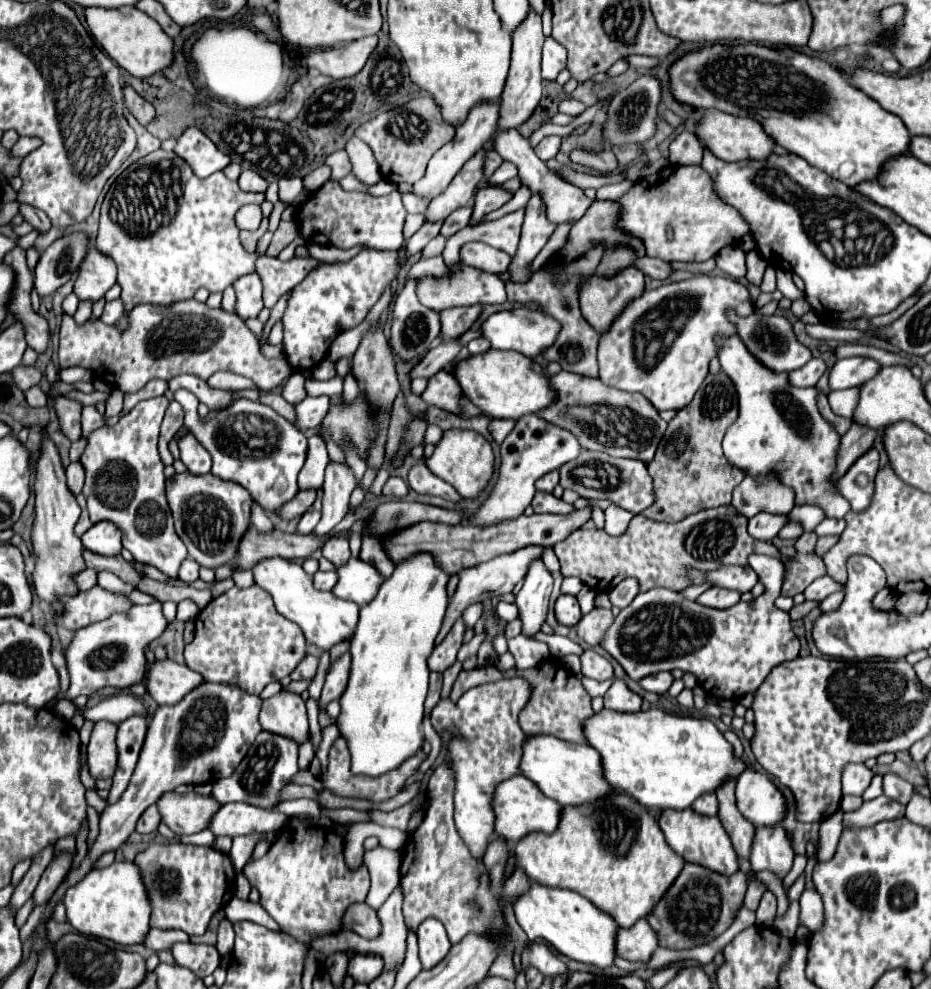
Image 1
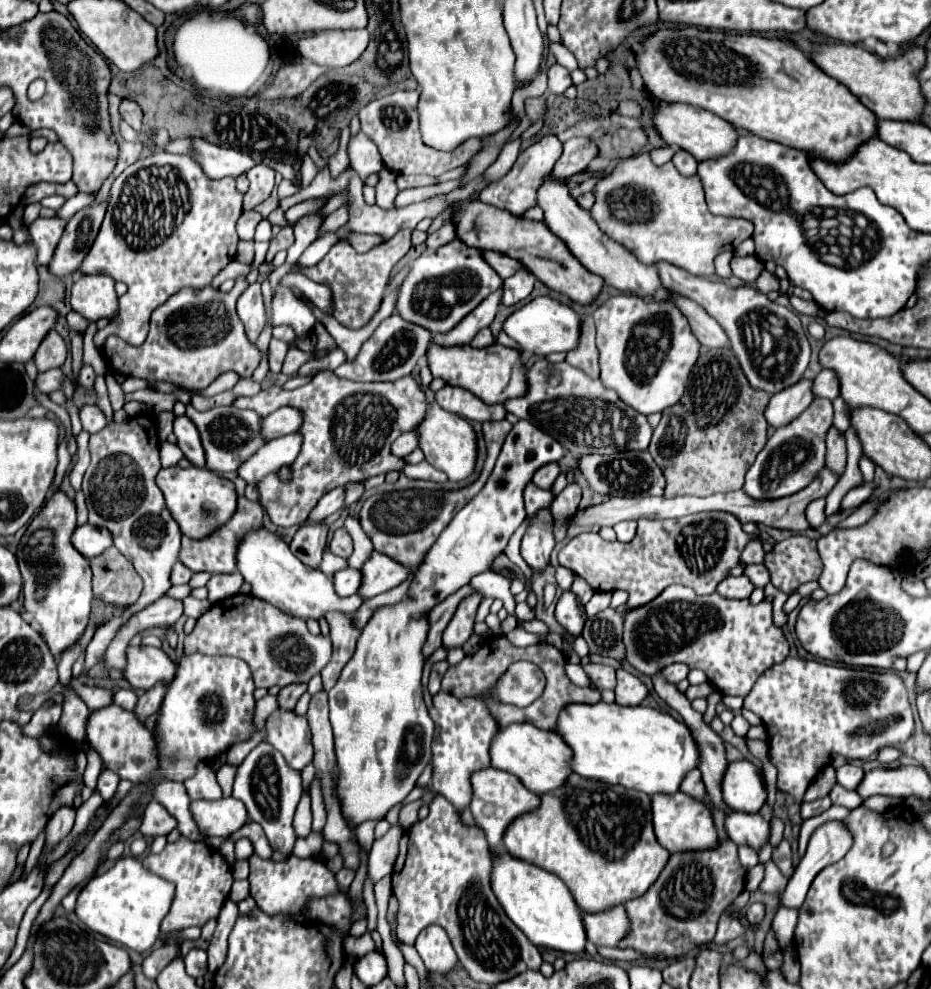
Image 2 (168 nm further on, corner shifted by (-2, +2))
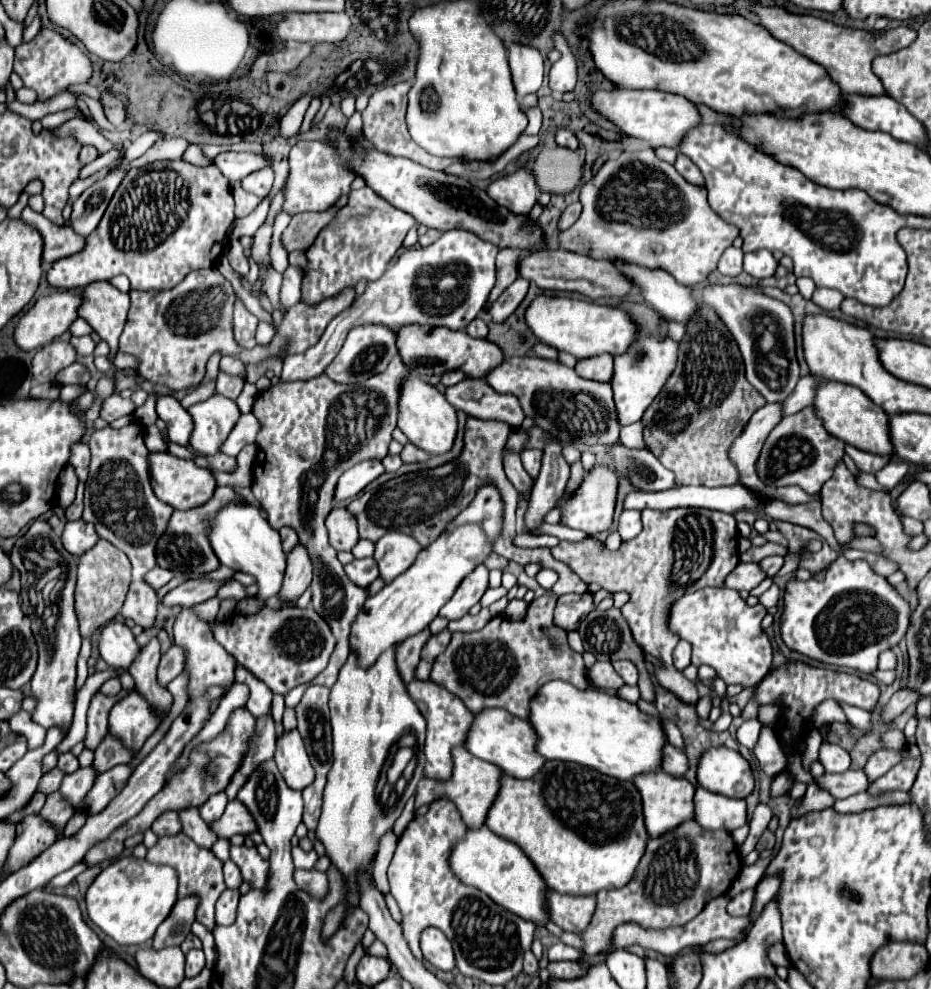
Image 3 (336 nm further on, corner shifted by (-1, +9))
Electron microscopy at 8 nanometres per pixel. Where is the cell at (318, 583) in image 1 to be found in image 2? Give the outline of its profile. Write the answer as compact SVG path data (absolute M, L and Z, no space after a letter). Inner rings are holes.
M344 568L334 574L334 588L340 596L352 596L356 590L360 590L360 570L354 568Z

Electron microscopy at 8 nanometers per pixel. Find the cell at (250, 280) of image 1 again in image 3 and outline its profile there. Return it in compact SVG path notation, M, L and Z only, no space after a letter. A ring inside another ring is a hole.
M237 299L235 301L235 341L241 347L253 347L255 327L257 327L257 317L243 305L241 299Z

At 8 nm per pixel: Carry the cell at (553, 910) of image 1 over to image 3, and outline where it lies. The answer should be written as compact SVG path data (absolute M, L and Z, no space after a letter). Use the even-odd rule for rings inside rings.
M481 827L479 831L467 831L465 839L459 841L451 853L451 869L455 875L459 875L459 879L463 879L463 883L479 887L495 903L519 915L521 919L531 921L537 927L551 923L551 913L547 907L549 885L531 863L531 859L515 843L495 835L487 827Z

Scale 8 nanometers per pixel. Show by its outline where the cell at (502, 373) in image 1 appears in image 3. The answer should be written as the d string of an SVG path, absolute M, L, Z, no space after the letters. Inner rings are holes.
M407 325L399 329L399 355L403 363L407 363L411 371L415 369L423 379L455 369L465 373L467 379L485 379L505 359L503 351L487 339L473 339L465 331L451 331L447 327L429 325Z

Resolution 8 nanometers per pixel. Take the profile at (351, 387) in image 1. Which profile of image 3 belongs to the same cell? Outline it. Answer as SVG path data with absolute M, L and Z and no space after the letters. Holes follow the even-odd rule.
M273 233L273 249L271 249L271 265L275 271L283 273L287 269L287 251L279 245L279 235Z

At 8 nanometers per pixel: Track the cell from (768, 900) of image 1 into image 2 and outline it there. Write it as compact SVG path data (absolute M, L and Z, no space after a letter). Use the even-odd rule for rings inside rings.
M750 904L748 906L748 910L746 910L746 920L748 920L748 924L758 924L760 920L762 920L762 916L764 916L764 906L762 904Z

